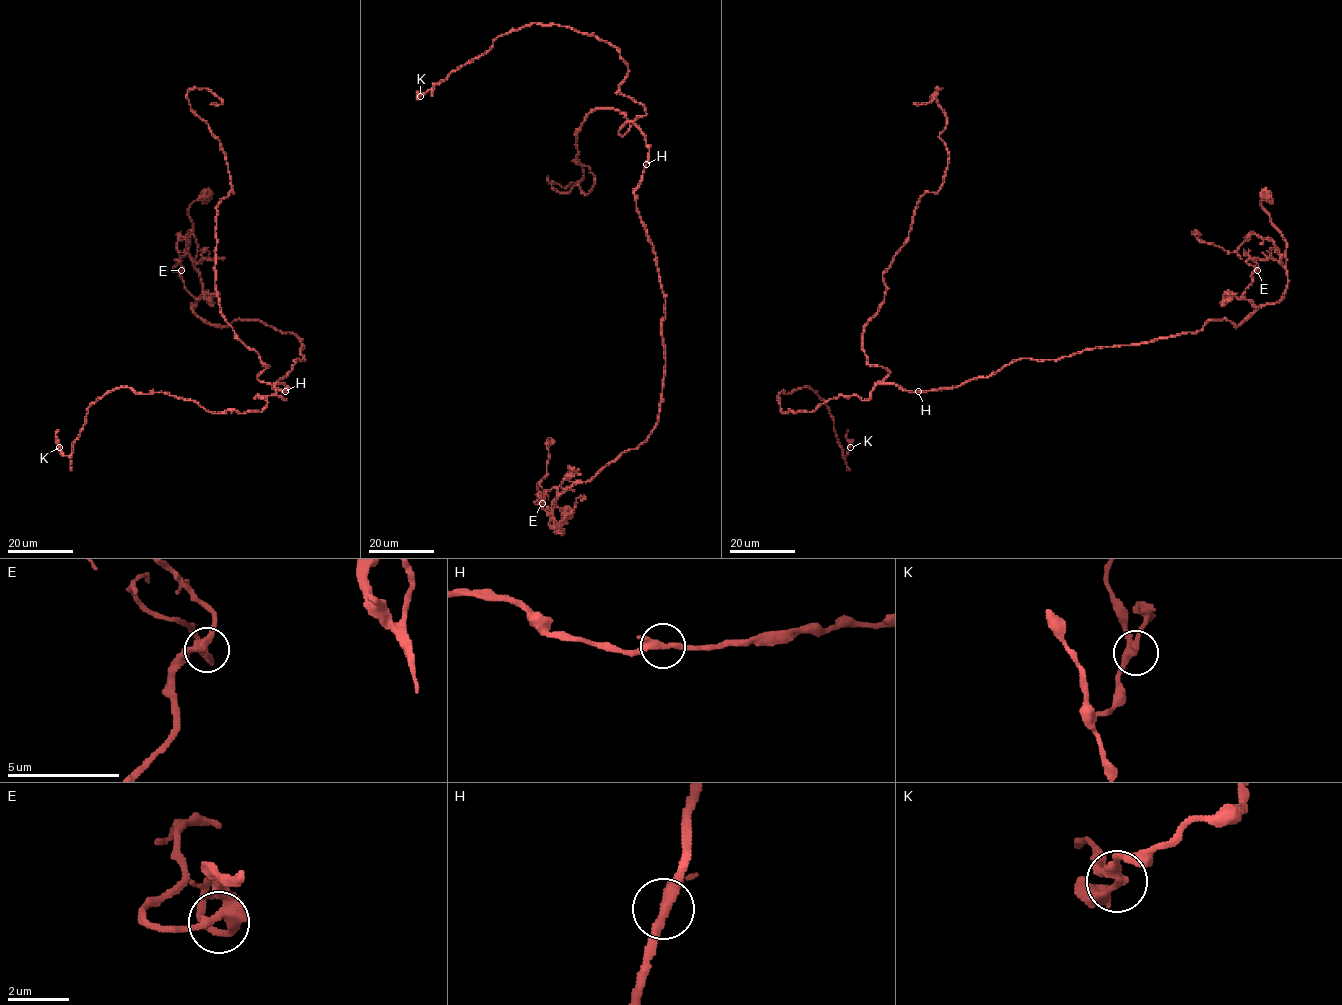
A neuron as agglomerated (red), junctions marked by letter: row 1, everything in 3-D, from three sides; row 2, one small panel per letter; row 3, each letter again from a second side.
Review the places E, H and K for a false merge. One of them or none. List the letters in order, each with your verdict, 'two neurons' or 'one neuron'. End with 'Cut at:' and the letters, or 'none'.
E: one neuron
H: one neuron
K: one neuron
Cut at: none

